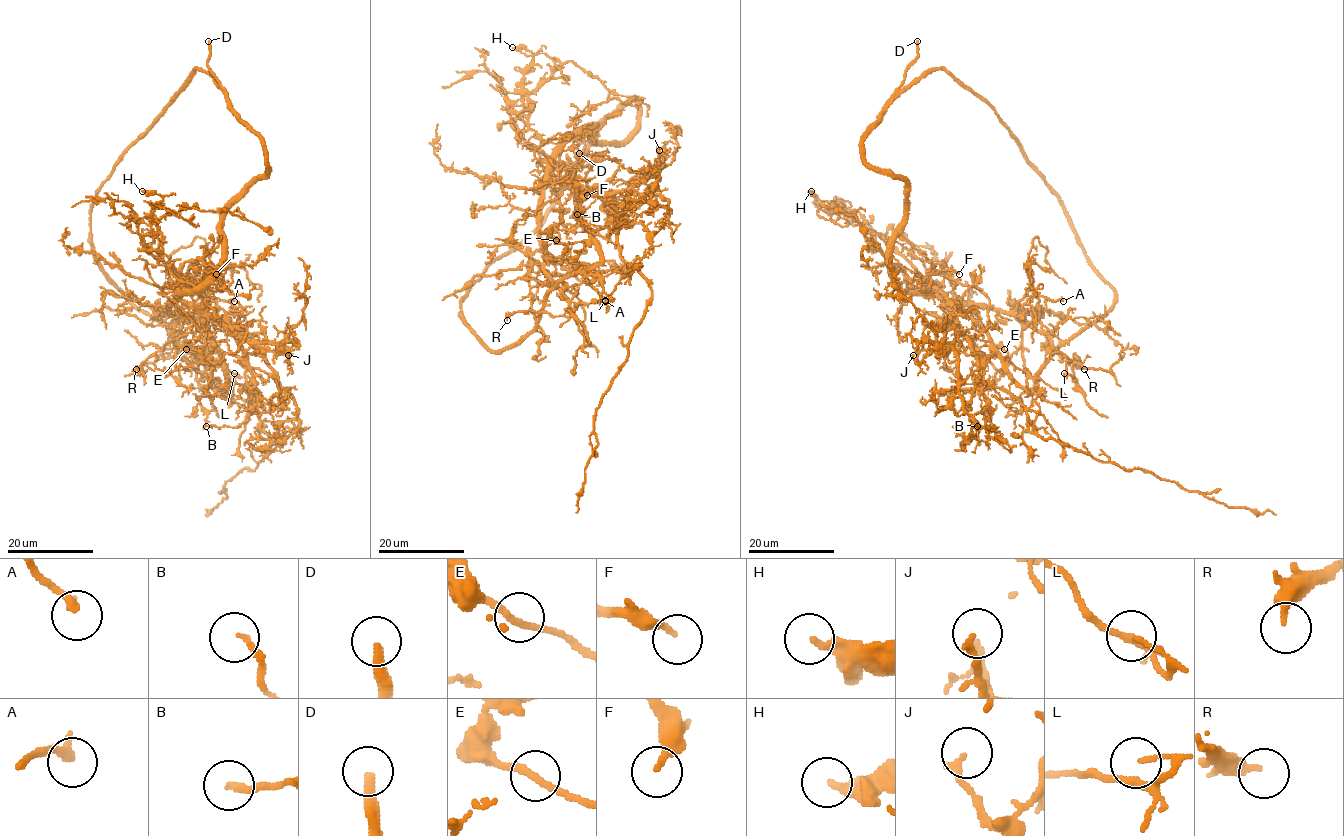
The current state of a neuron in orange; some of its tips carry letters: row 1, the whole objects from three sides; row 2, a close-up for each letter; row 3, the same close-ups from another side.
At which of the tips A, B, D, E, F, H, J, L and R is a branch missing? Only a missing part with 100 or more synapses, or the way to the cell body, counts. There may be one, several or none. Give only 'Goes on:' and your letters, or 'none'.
Goes on: D

